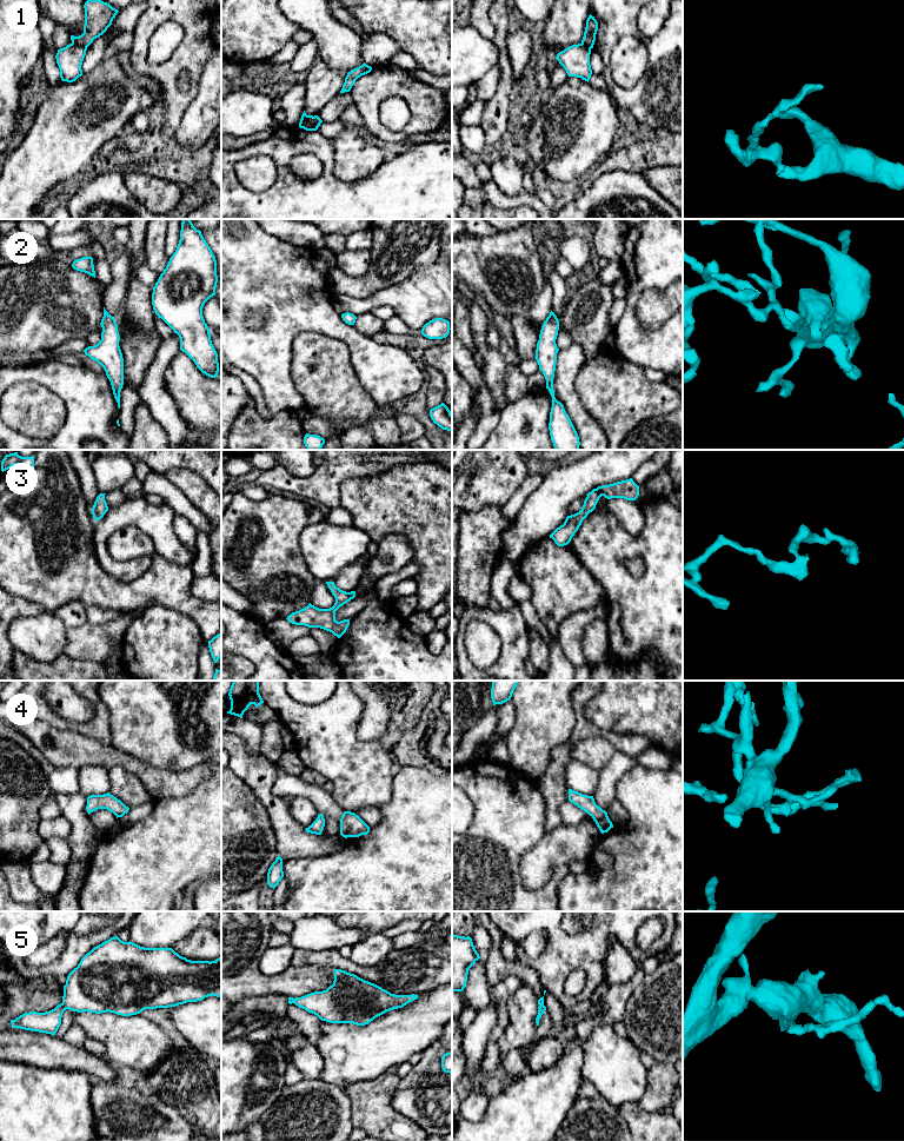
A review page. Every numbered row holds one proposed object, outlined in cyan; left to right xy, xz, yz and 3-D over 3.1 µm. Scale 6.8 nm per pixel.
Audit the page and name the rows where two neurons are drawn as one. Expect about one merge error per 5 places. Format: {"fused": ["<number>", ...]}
{"fused": ["1"]}

